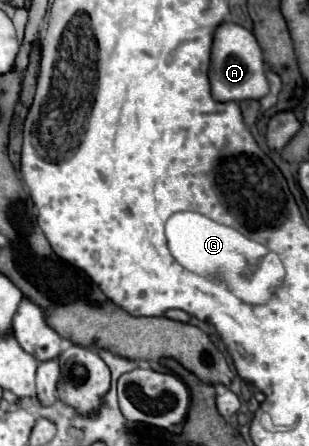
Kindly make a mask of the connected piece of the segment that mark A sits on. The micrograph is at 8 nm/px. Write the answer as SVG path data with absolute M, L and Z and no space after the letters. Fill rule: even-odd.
M224 22L214 32L212 42L212 58L210 58L210 84L212 84L212 96L218 102L230 102L230 100L260 100L268 94L268 80L264 76L264 58L262 50L250 30L246 30L240 24Z

